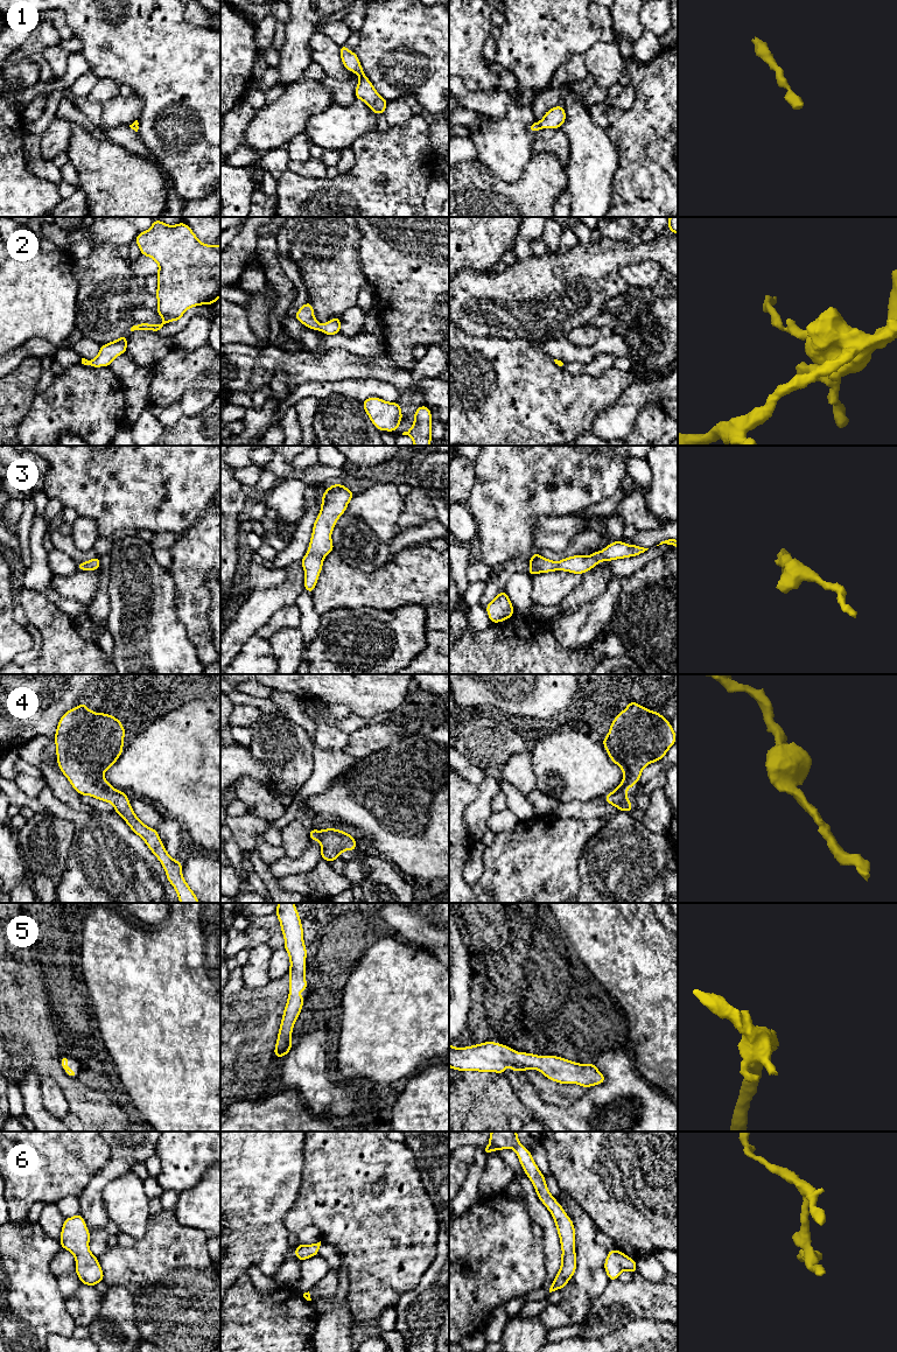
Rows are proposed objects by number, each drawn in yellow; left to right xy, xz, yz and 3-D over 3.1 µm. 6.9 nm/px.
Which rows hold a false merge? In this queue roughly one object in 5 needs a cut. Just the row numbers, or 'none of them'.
none of them

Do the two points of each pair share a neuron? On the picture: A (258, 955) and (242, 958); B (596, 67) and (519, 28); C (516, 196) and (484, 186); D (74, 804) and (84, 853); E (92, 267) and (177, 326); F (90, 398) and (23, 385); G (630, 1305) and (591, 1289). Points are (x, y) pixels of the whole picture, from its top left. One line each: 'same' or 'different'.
A: different
B: different
C: same
D: different
E: different
F: different
G: different

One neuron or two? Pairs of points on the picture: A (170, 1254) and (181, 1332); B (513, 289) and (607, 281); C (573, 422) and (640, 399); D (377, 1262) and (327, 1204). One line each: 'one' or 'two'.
A: one
B: one
C: two
D: one

